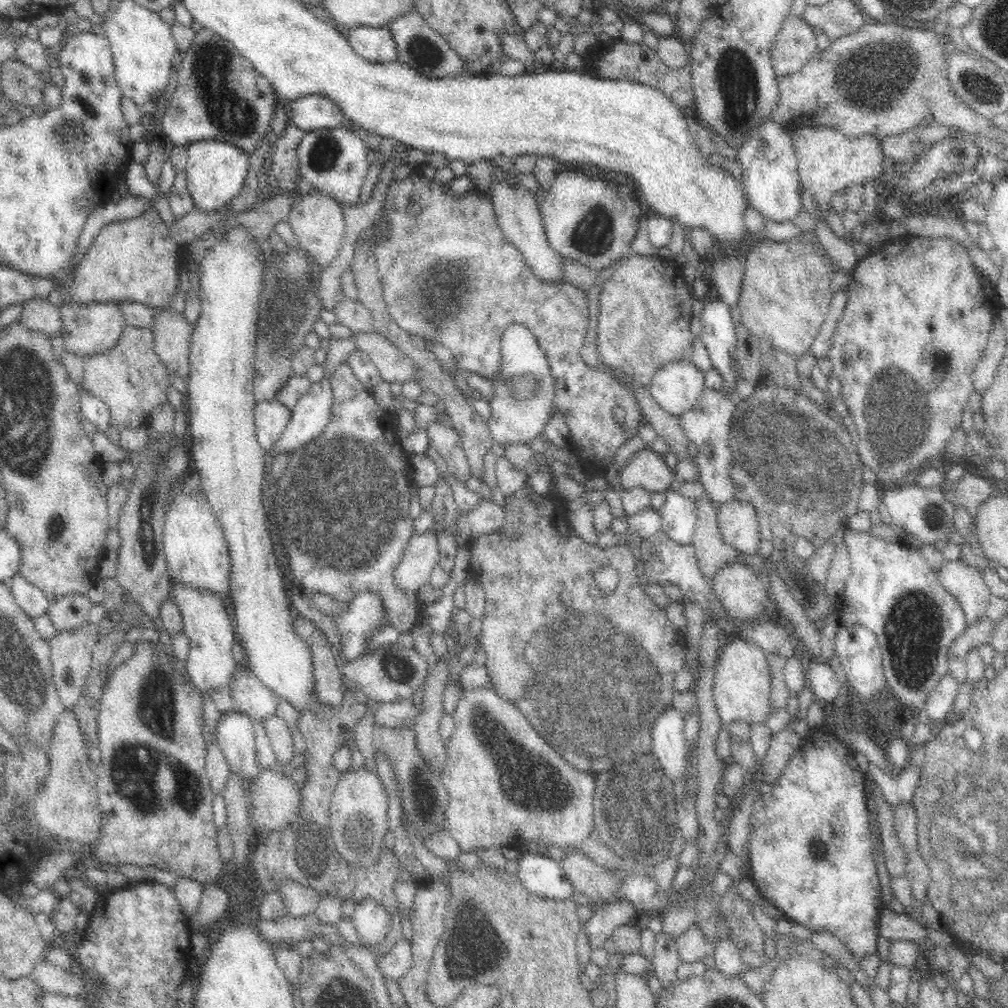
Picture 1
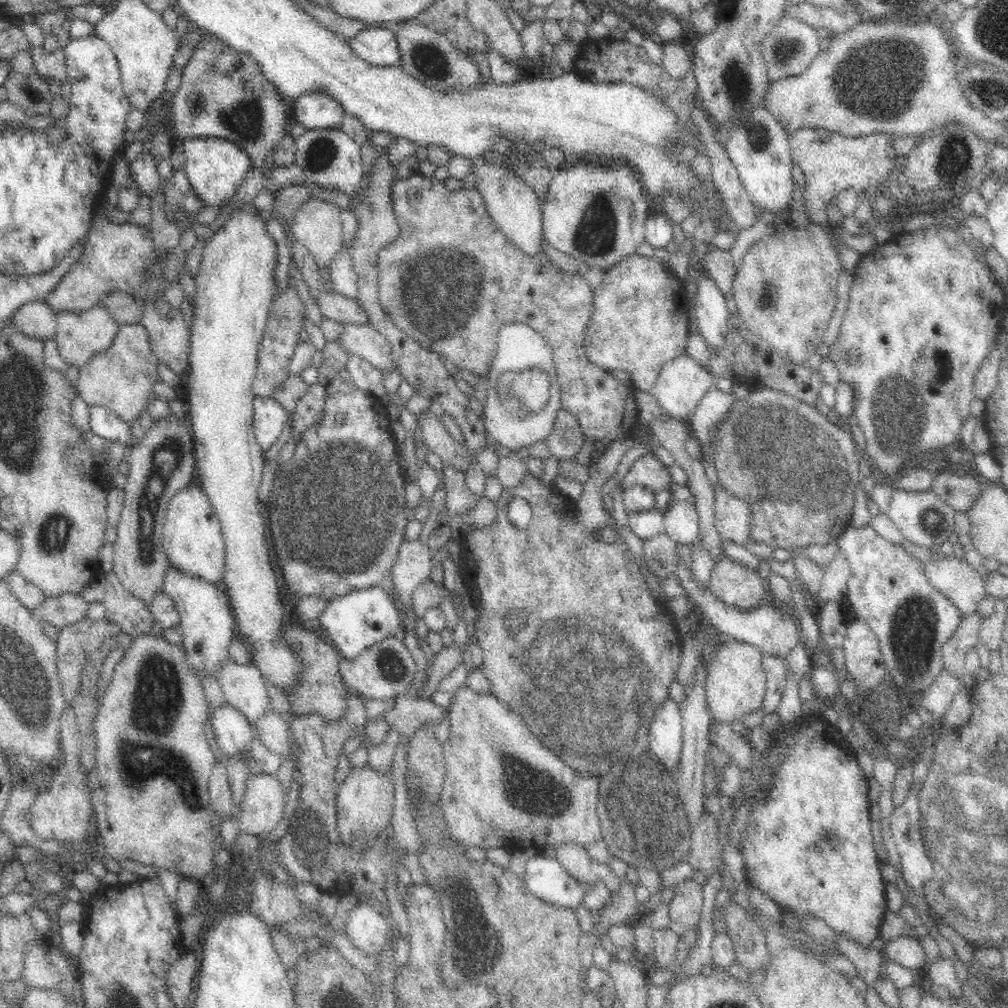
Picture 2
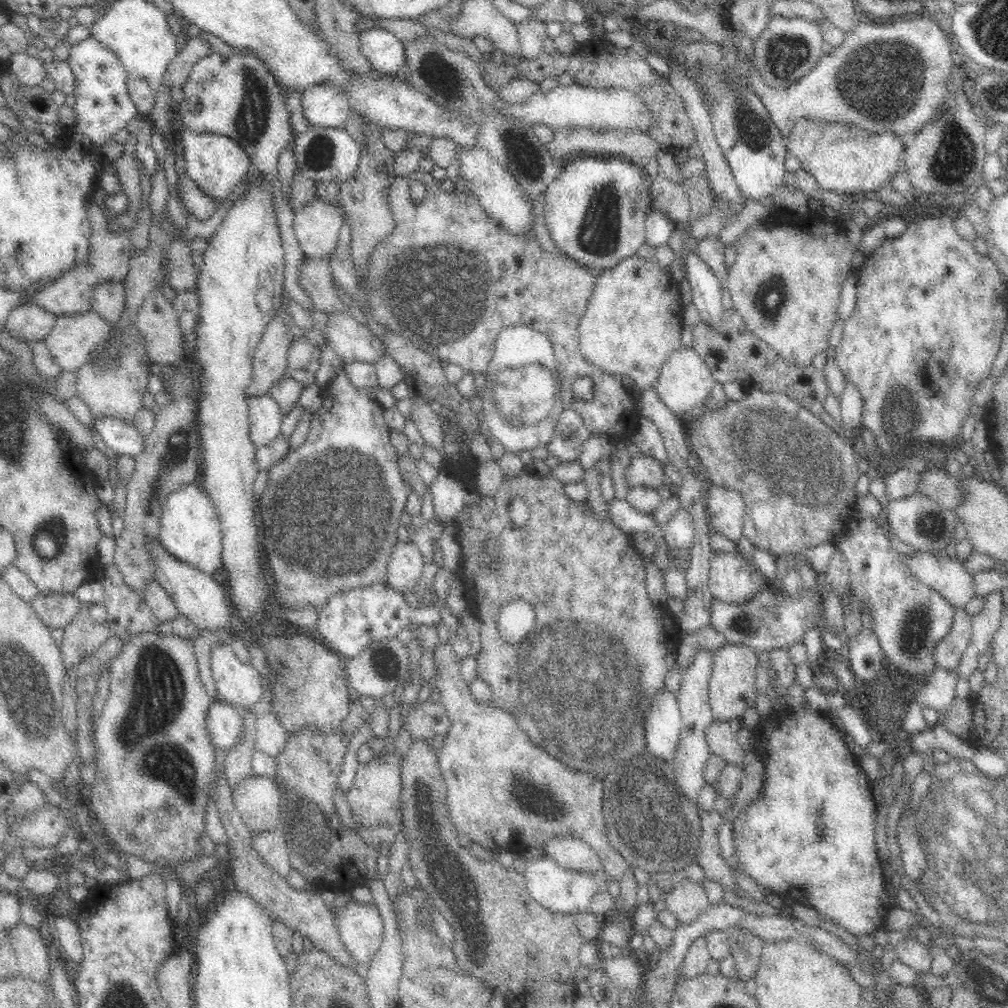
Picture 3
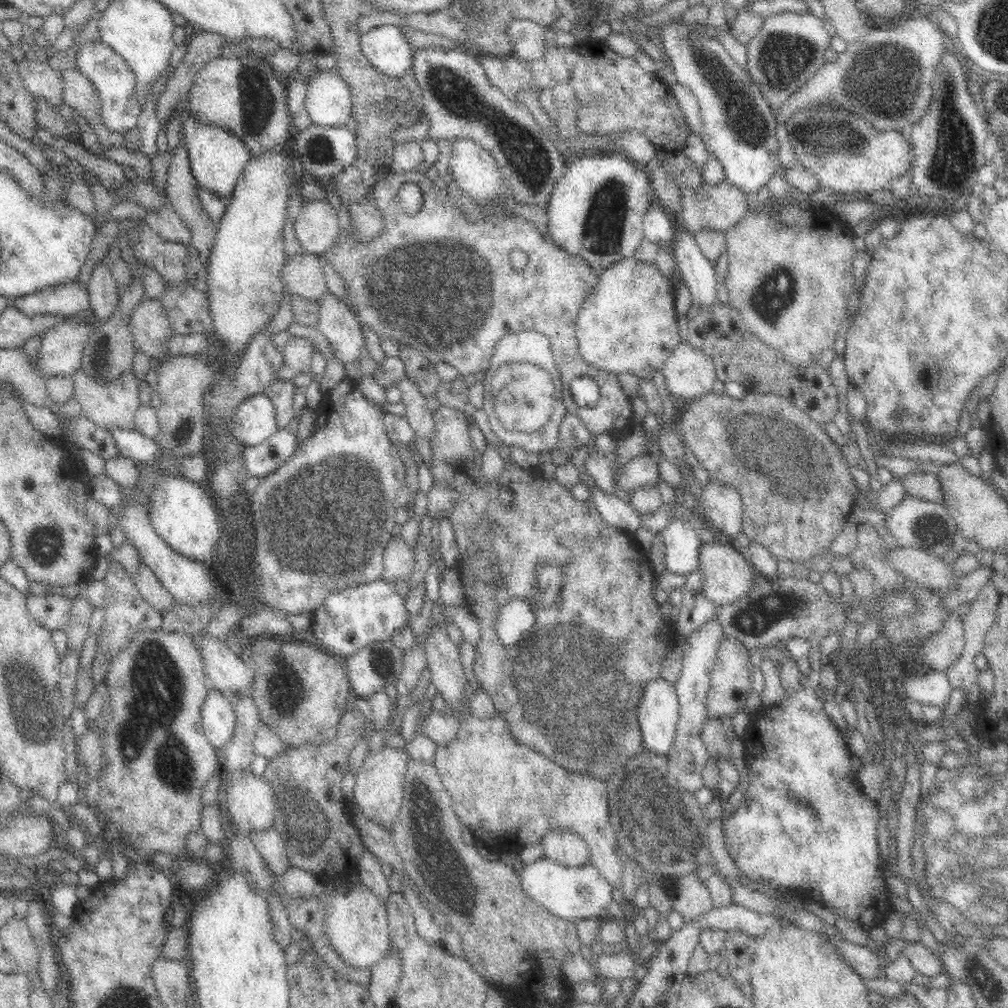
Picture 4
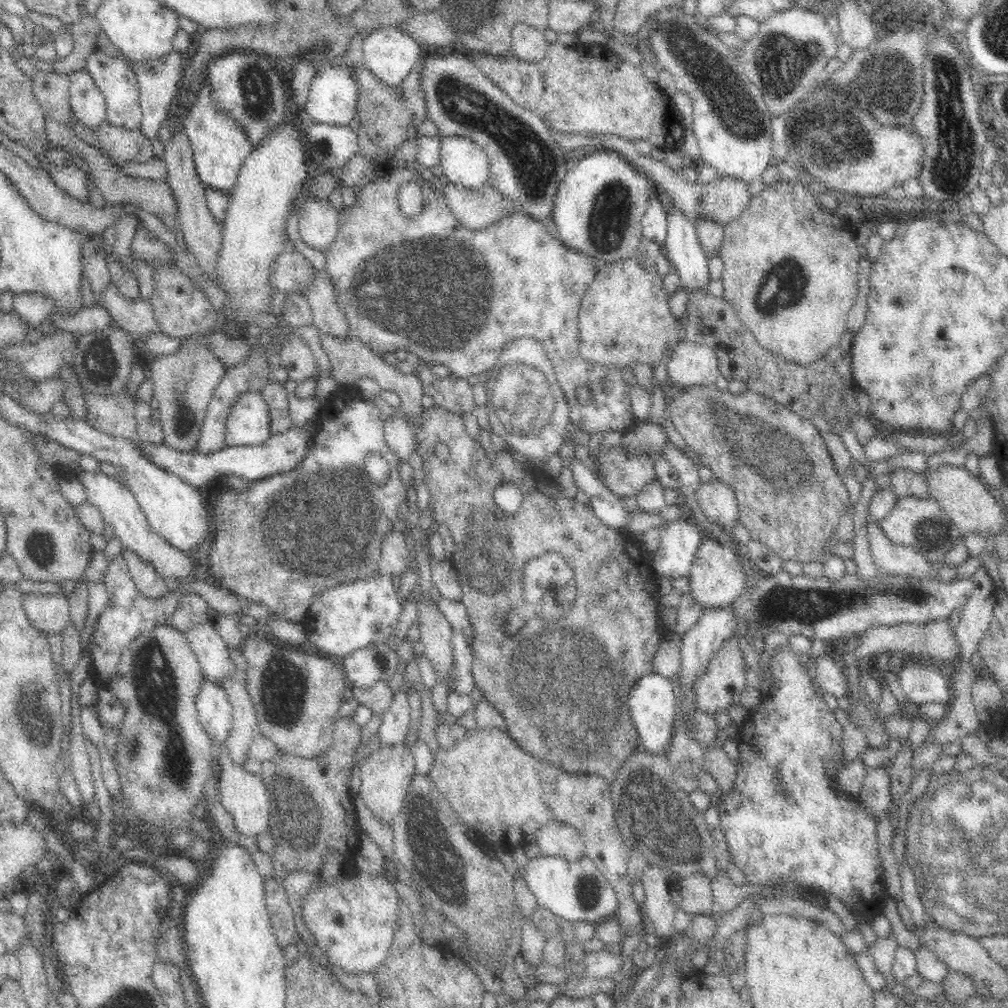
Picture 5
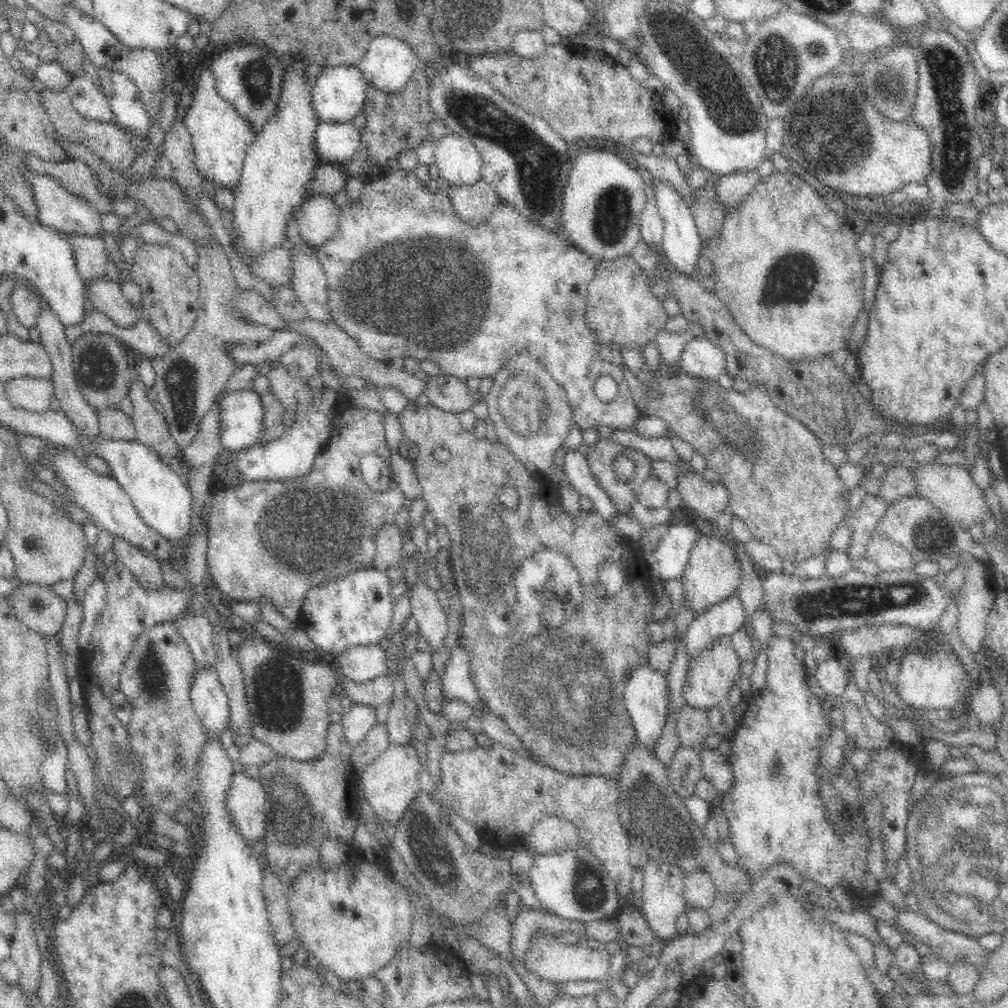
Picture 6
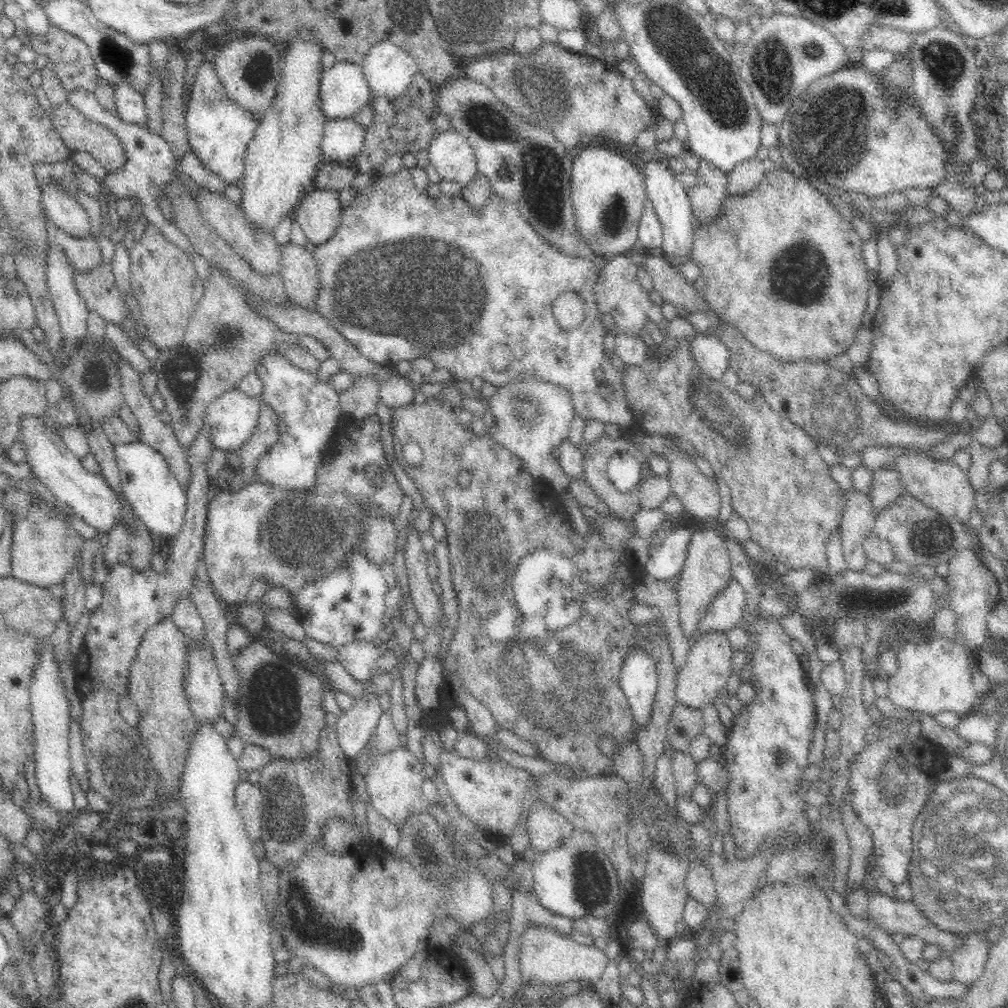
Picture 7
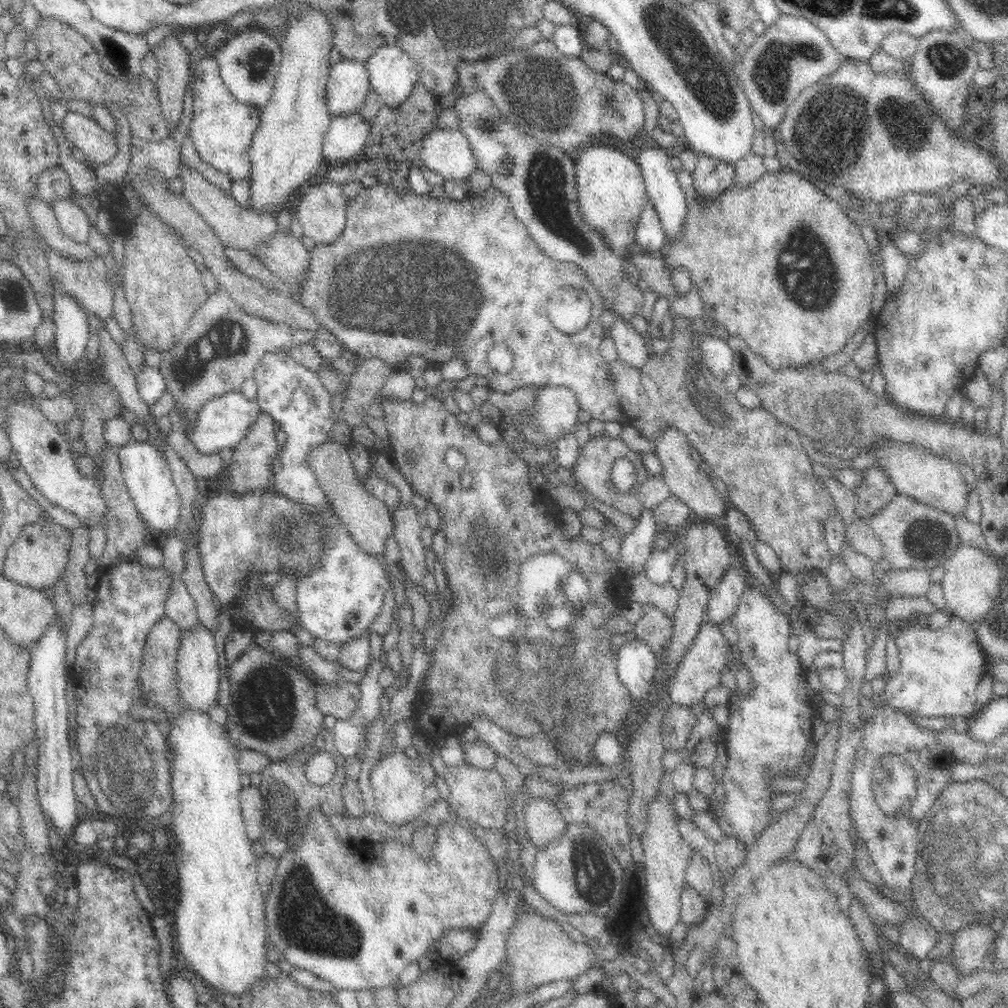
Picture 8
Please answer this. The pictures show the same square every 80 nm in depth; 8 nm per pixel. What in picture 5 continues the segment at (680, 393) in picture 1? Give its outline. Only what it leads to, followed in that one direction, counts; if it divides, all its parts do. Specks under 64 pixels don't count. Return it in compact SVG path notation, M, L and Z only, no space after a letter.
M687 339L678 344L676 356L668 364L668 382L680 389L708 387L715 384L719 376L716 350Z

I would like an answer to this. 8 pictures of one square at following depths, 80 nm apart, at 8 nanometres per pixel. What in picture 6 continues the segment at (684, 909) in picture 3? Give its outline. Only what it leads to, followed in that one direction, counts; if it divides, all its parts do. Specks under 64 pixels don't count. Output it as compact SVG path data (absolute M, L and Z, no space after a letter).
M695 869L686 873L683 890L686 908L698 907L707 910L712 906L718 894L711 877L704 869Z

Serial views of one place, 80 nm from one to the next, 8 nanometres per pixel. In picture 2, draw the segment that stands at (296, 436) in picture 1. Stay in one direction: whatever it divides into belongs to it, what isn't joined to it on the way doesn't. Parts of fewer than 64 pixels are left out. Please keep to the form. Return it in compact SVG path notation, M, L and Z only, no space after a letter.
M317 383L307 388L294 410L293 436L305 434L321 418L326 396L326 386Z

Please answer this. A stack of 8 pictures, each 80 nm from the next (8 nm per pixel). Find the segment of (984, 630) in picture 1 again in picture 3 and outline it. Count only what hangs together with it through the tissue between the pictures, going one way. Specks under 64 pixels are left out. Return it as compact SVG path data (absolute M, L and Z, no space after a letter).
M955 608L950 630L933 649L934 668L954 671L970 643L970 624L972 617L962 609Z

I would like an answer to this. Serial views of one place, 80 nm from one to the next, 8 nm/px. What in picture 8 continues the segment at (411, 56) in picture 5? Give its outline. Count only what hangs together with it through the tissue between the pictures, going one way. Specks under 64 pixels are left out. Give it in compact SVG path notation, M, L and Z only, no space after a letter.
M384 45L365 64L371 90L380 94L384 105L390 109L406 103L420 82L416 64L400 47Z

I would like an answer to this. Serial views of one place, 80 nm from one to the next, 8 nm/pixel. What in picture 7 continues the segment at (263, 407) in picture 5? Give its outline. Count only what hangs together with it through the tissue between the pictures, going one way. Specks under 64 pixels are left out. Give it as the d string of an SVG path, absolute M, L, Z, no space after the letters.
M240 389L232 390L216 398L203 417L203 428L213 450L230 451L240 449L255 432L259 418L260 400L249 398Z

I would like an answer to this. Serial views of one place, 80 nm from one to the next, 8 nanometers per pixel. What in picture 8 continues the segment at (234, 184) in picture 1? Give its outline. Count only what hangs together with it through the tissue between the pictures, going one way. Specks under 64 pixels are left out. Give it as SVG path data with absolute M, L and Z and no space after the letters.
M202 58L195 66L192 92L194 117L189 134L200 158L205 164L226 174L232 182L249 179L252 172L249 150L259 127L261 110L232 96L214 58Z

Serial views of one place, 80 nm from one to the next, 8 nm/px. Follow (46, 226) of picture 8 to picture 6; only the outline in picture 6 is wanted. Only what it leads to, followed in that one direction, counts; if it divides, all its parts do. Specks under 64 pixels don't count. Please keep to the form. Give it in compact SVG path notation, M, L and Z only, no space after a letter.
M62 233L70 247L72 247L72 255L74 255L74 263L76 270L83 281L92 280L92 278L100 278L111 269L109 258L106 254L104 241L102 236L81 237L78 235L68 235Z

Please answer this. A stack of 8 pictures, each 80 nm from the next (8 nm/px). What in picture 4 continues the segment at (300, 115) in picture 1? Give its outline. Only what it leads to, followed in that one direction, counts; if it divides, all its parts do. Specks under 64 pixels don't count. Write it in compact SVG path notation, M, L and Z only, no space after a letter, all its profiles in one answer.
M326 69L317 72L314 78L309 80L305 107L310 120L316 125L331 127L346 126L350 116L353 116L351 88L337 70Z

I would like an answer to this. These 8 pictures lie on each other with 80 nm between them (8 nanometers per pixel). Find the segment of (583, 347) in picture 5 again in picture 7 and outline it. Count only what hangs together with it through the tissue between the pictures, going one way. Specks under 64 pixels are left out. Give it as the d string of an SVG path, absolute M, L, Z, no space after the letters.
M628 254L611 257L603 270L603 277L596 283L597 310L600 316L608 312L612 314L615 320L612 328L614 333L616 330L625 330L638 334L644 328L646 320L652 320L657 325L663 324L663 308L650 303L647 290L642 289L638 283L637 265Z

